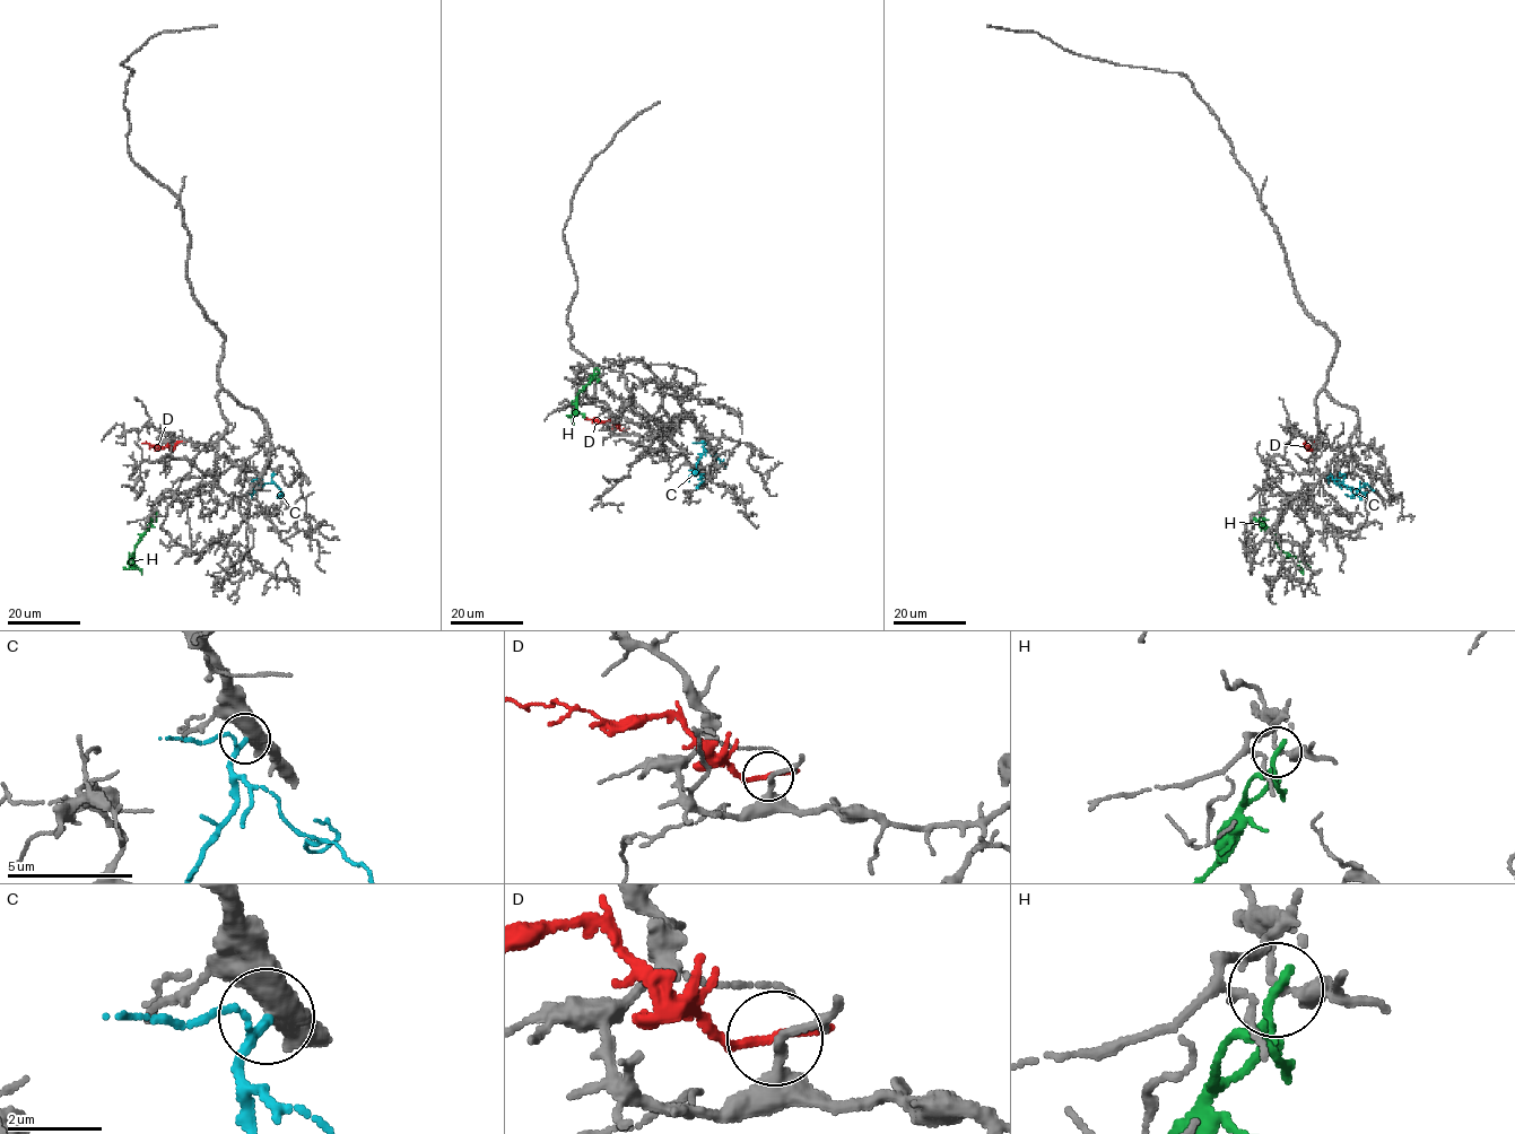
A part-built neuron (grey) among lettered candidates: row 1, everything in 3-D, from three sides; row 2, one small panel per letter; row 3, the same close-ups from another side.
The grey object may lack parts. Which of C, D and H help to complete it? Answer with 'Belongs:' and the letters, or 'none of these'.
Belongs: C

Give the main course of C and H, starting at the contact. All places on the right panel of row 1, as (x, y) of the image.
C: (1328, 473), (1350, 488), (1357, 490), (1366, 483), (1374, 490)
H: (1261, 514), (1263, 525), (1280, 549), (1309, 567)

